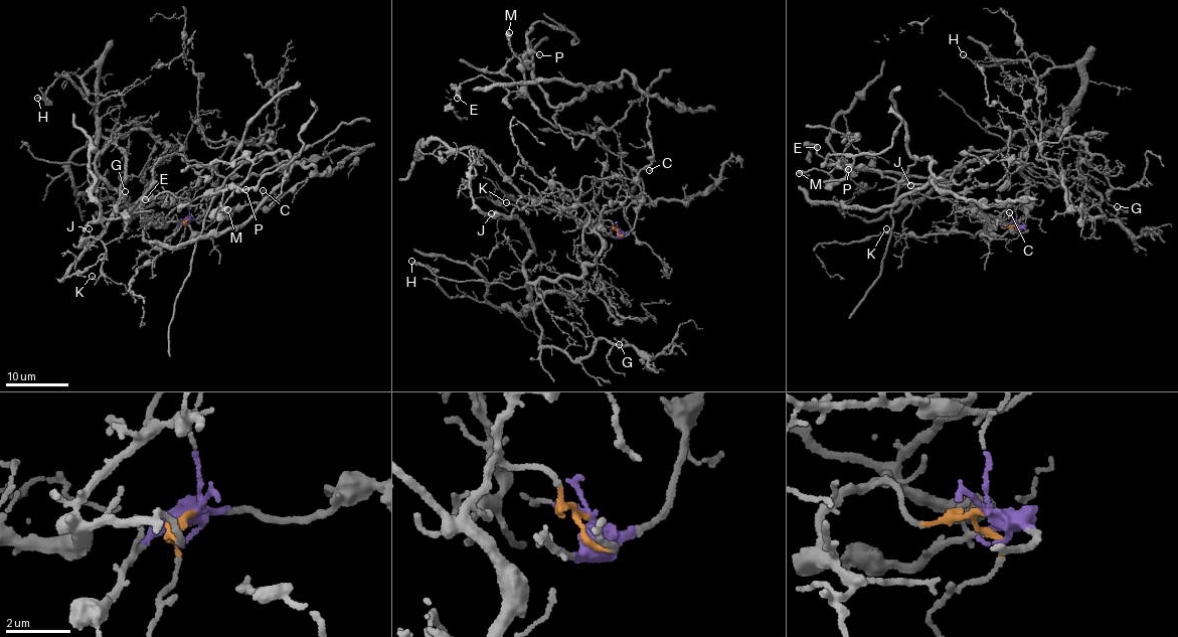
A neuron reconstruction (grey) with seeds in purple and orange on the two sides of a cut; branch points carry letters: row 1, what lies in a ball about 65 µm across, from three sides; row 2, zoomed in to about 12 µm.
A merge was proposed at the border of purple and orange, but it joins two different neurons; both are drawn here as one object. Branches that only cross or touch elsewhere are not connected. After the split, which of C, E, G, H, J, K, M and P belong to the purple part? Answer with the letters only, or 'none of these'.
C, E, M, P

